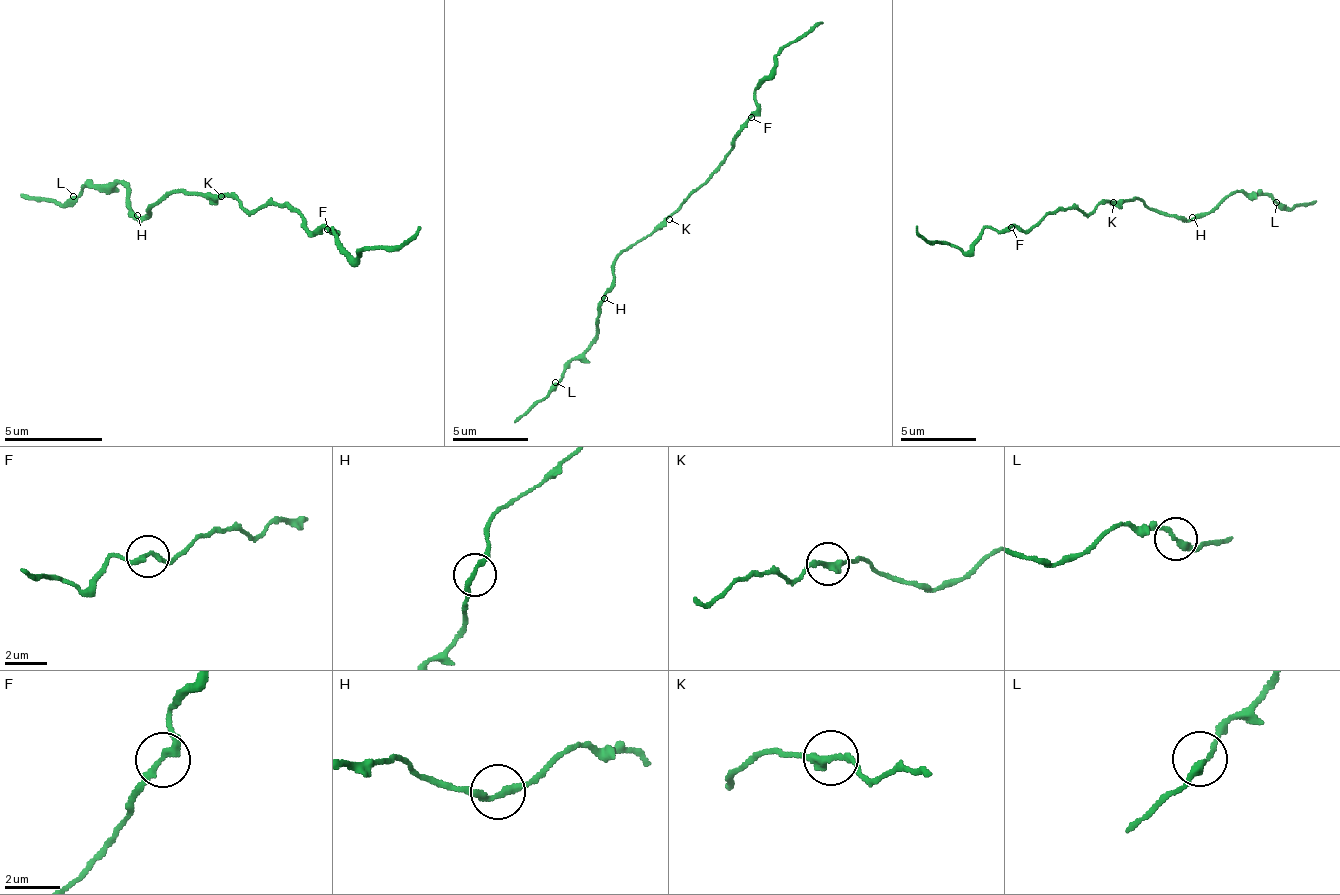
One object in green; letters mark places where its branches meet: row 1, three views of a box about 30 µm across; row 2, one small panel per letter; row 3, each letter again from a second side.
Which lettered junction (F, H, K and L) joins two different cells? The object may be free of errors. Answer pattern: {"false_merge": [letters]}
{"false_merge": []}

